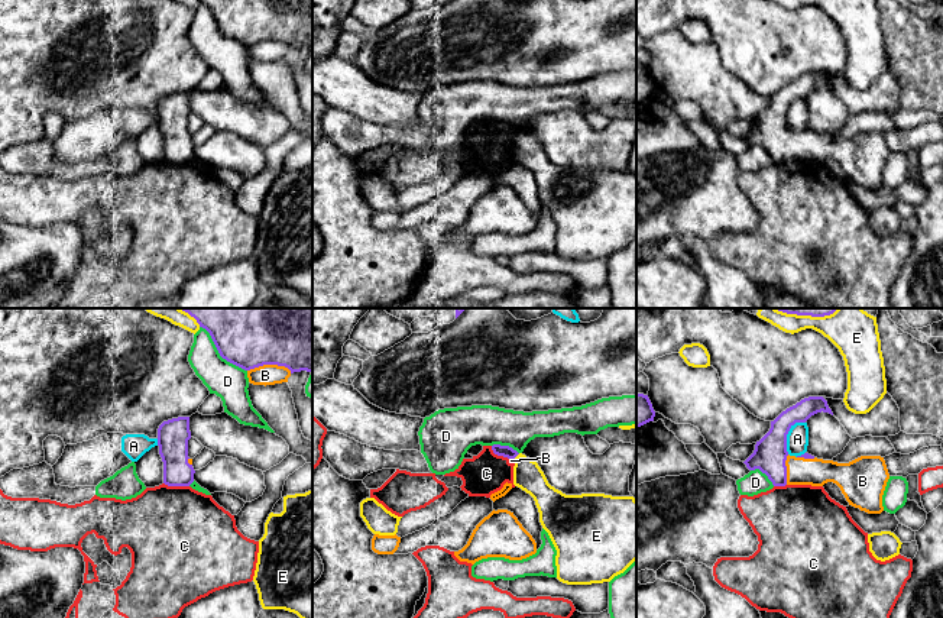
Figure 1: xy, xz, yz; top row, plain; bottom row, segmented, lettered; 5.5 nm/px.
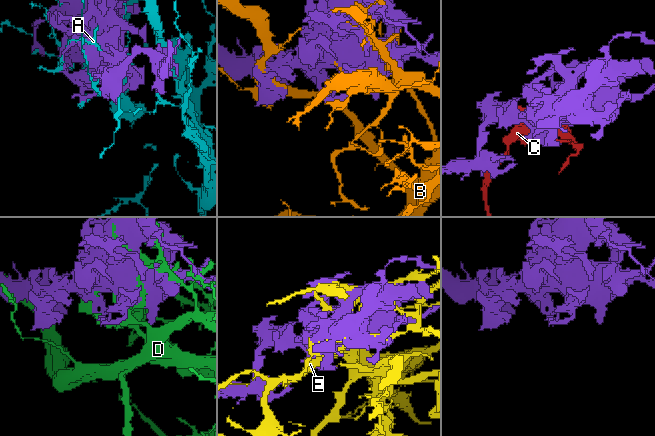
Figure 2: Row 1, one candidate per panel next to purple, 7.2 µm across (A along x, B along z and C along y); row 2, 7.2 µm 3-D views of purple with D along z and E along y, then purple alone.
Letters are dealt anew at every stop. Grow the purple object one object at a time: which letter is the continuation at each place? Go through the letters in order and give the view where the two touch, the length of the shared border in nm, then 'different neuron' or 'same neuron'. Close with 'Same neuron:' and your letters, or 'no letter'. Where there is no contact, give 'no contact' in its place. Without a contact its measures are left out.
A: yz | 200 nm | different neuron
B: xy | 240 nm | different neuron
C: xy | 150 nm | same neuron
D: xy | 360 nm | different neuron
E: yz | 360 nm | different neuron
Same neuron: C

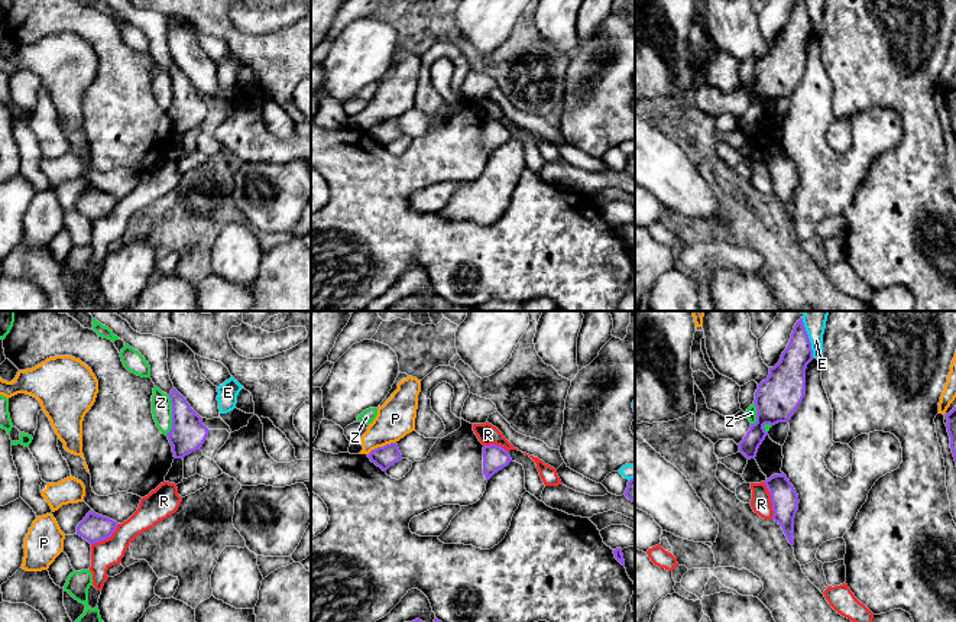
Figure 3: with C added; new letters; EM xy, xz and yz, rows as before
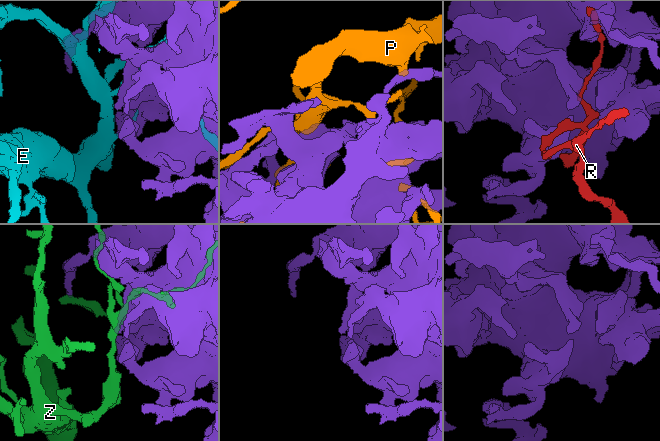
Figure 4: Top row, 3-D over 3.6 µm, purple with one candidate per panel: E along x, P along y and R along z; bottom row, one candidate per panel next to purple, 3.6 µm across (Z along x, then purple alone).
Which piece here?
E: yz | 220 nm | different neuron
P: xz | 180 nm | different neuron
R: yz | 220 nm | different neuron
Z: xy | 220 nm | different neuron
Same neuron: no letter

